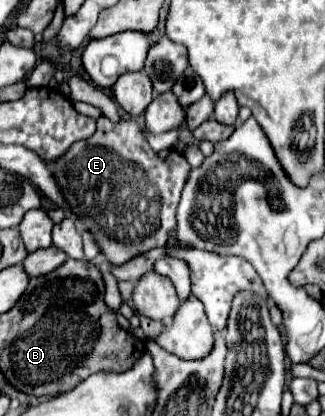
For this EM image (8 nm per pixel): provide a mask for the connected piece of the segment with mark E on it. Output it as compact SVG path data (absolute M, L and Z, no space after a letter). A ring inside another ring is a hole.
M99 117L97 131L89 139L77 141L49 169L71 205L75 223L93 233L111 265L121 265L135 253L167 245L169 235L175 233L177 205L191 165L177 151L155 153L147 143L145 131L131 119L113 123L107 117Z

